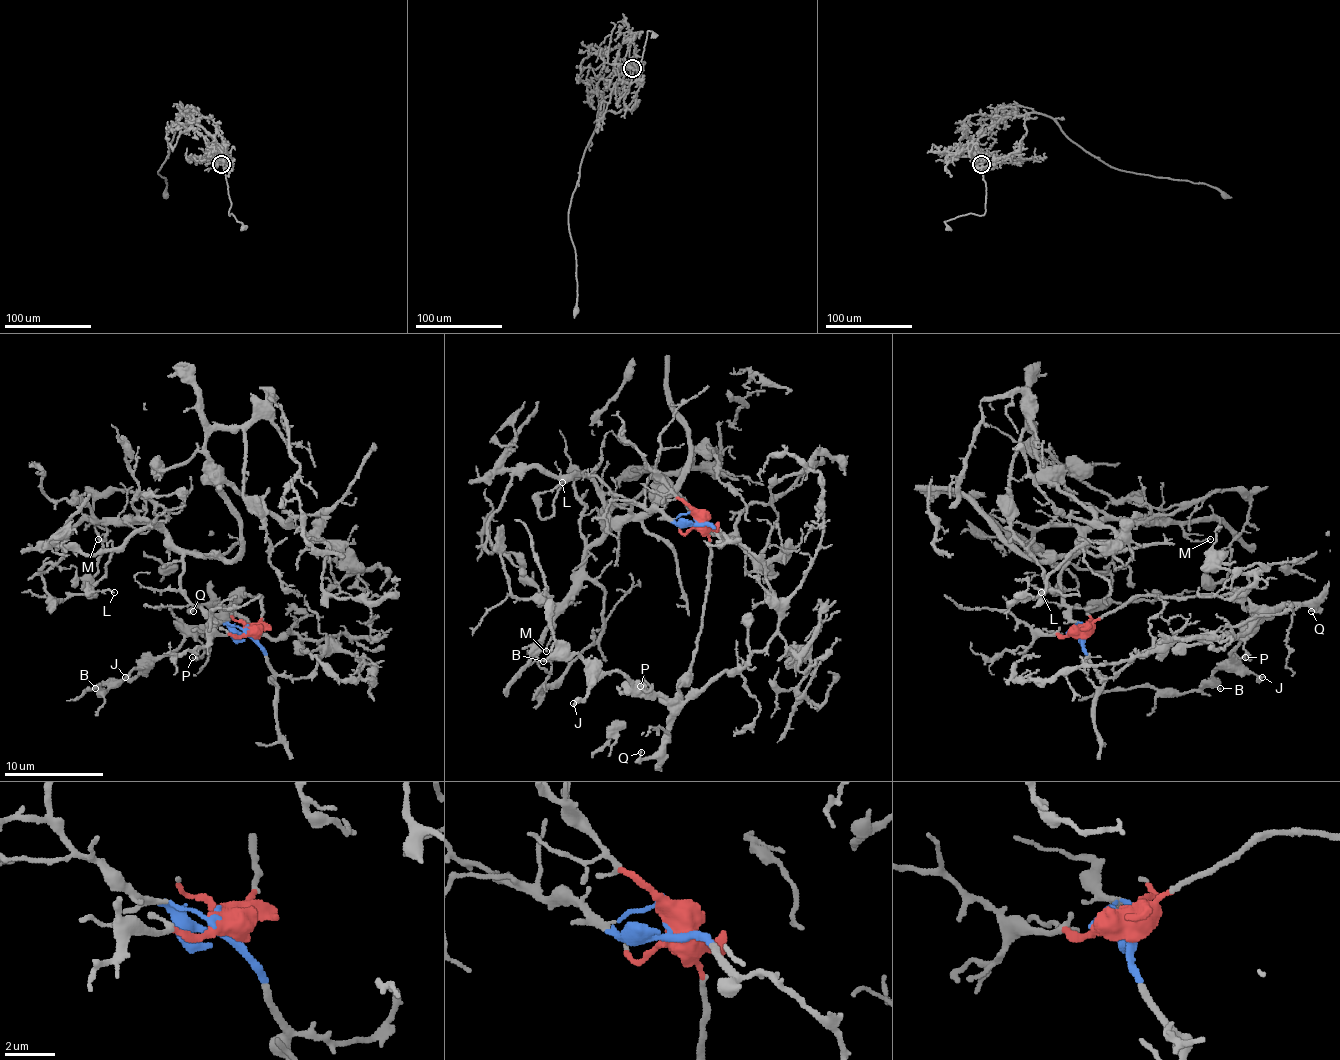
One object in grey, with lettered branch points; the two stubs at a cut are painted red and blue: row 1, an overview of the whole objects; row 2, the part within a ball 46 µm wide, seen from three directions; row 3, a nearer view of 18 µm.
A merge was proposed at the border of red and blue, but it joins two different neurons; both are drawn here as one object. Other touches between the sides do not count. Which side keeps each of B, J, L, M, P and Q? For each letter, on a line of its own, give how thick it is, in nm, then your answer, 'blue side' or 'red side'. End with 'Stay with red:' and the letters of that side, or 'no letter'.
B: calibre 170 nm; red side
J: calibre 360 nm; red side
L: calibre 130 nm; blue side
M: calibre 80 nm; blue side
P: calibre 130 nm; red side
Q: calibre 240 nm; red side
Stay with red: B, J, P, Q

